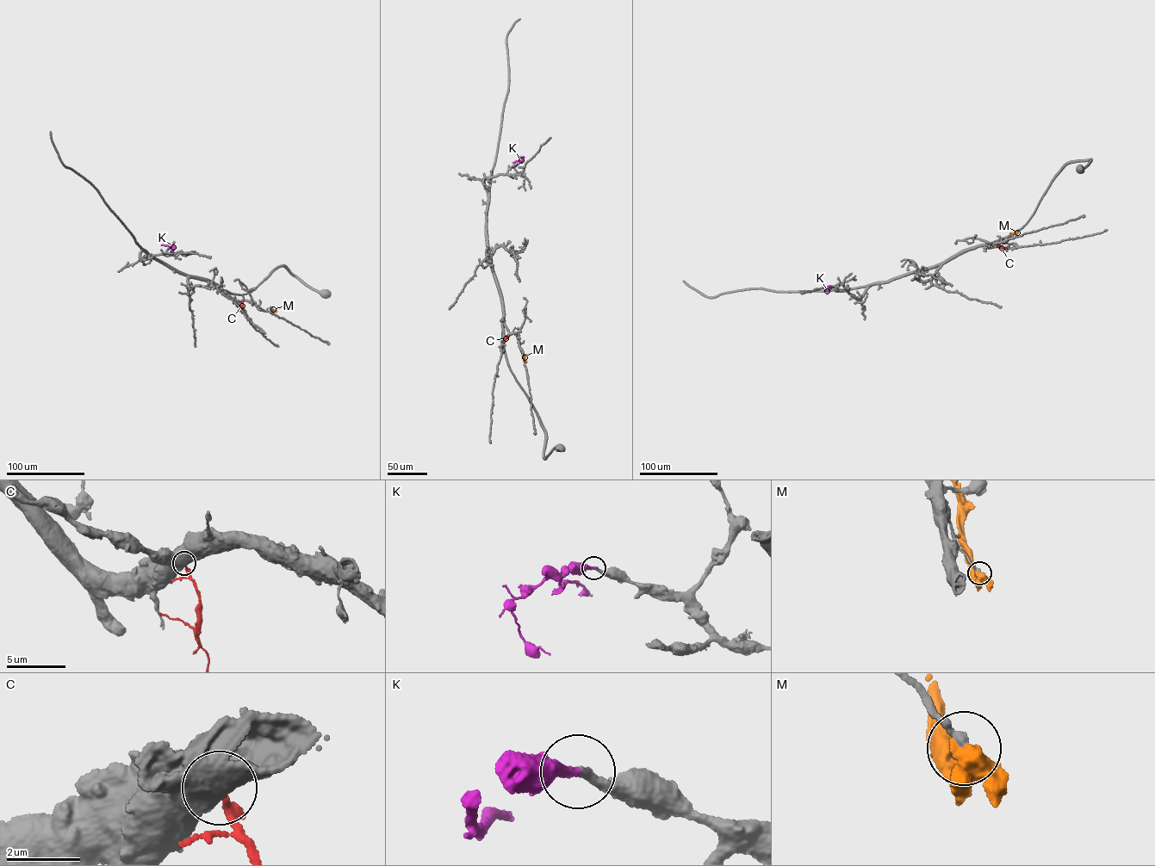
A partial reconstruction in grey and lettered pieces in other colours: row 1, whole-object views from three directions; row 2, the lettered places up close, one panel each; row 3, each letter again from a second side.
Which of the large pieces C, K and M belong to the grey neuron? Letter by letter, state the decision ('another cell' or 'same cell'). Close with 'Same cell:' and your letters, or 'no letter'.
C: another cell
K: same cell
M: another cell
Same cell: K

